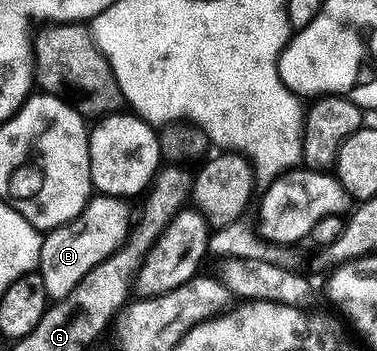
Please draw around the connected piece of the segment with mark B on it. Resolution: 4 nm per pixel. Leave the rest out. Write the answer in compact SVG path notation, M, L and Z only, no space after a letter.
M95 194L77 219L44 235L38 269L52 301L58 302L67 297L91 268L98 266L126 241L131 225L128 206L130 205L124 199Z

